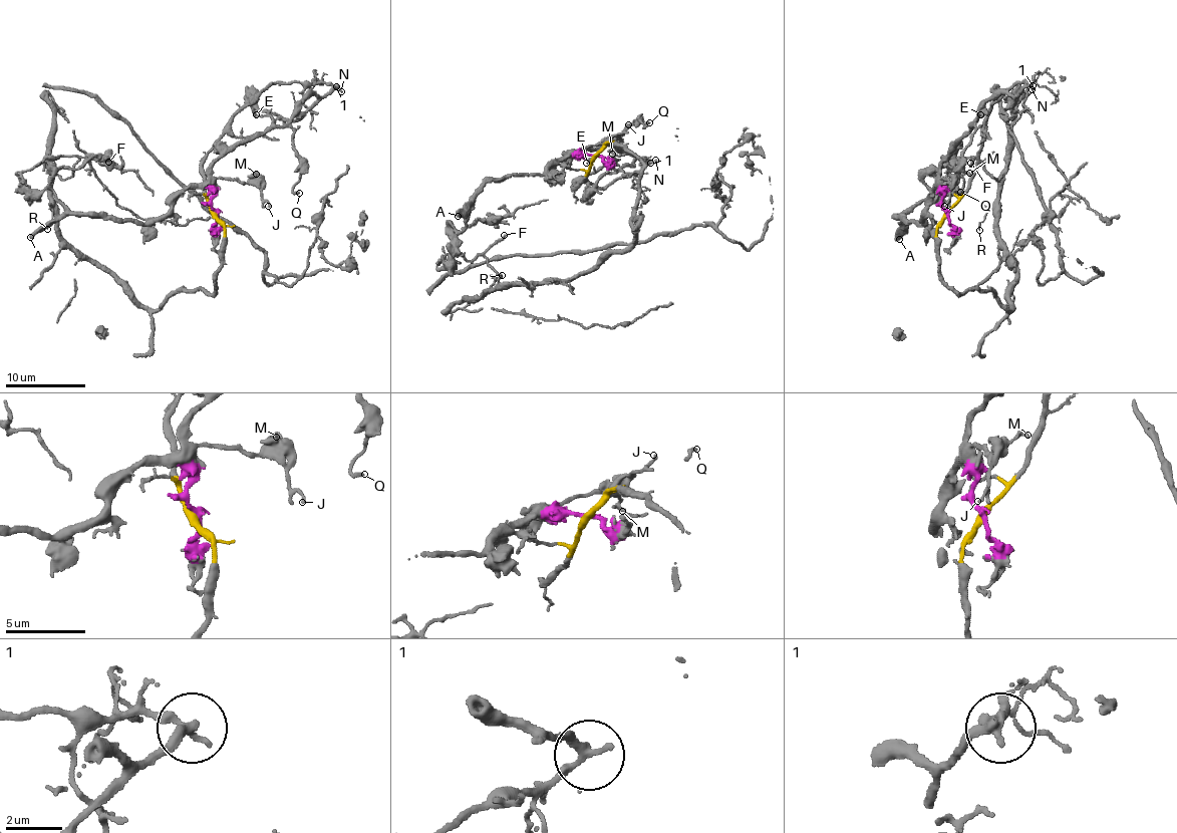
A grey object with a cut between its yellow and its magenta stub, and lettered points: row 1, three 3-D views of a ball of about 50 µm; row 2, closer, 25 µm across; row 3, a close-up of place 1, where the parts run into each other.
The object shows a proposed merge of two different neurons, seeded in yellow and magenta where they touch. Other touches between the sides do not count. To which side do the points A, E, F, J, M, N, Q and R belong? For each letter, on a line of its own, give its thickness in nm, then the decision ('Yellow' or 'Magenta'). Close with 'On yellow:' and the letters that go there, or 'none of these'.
A: Thickness 480 nm. Magenta
E: Thickness 160 nm. Magenta
F: Thickness 240 nm. Yellow
J: Thickness 160 nm. Magenta
M: Thickness 240 nm. Magenta
N: Thickness 200 nm. Yellow
Q: Thickness 240 nm. Magenta
R: Thickness 120 nm. Yellow
On yellow: F, N, R

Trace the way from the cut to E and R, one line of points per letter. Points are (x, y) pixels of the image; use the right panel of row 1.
E: (945, 212), (940, 168), (955, 146), (967, 135), (979, 113)
R: (945, 214), (936, 226), (940, 276), (959, 294), (994, 290), (1008, 310), (1014, 263), (991, 212), (978, 230)

